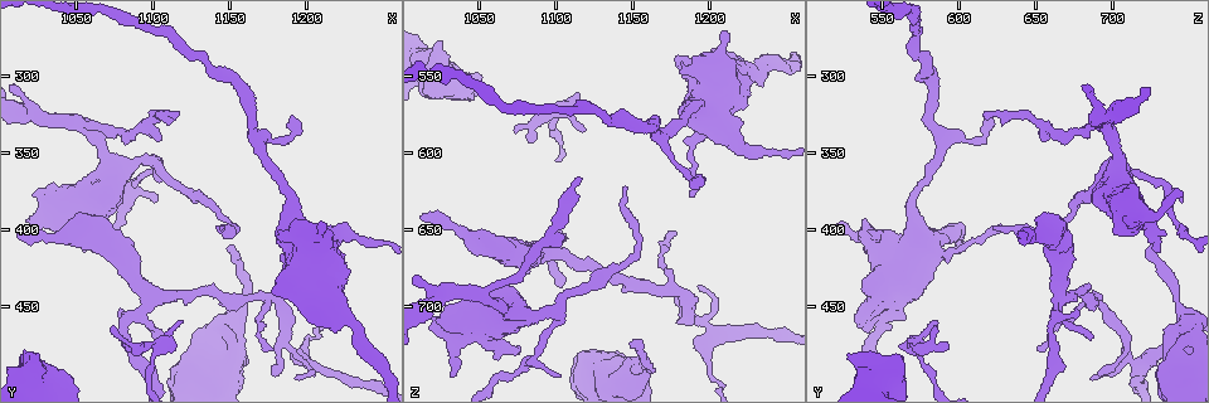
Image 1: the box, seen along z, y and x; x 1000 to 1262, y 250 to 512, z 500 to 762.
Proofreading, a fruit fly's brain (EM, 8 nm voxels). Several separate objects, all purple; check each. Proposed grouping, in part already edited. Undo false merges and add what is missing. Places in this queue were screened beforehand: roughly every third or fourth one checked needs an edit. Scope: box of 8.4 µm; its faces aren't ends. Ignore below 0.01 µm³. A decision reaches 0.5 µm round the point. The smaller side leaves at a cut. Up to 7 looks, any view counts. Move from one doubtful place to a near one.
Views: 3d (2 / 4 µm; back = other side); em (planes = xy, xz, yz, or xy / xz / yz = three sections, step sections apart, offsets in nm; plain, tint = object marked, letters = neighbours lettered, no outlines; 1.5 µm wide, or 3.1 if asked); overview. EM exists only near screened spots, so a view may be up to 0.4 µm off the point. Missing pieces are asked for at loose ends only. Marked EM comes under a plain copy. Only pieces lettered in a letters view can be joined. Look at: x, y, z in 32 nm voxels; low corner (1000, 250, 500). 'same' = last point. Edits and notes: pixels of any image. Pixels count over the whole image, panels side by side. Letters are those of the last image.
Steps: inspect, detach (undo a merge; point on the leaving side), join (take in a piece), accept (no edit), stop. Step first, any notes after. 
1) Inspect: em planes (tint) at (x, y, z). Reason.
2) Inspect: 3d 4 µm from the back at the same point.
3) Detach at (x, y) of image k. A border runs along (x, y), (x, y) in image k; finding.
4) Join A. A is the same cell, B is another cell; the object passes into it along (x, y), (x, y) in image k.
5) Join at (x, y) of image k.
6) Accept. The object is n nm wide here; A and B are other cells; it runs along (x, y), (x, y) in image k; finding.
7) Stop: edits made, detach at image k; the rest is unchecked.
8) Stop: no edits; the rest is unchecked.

Inspect: em planes (letters) at (1146, 412, 726). Free end.

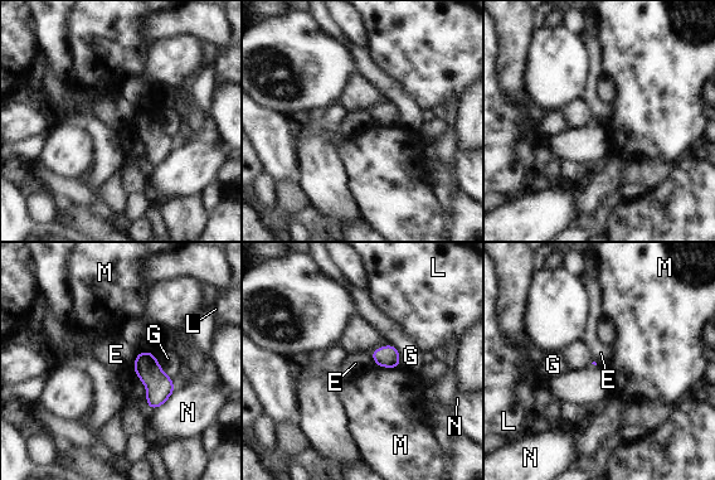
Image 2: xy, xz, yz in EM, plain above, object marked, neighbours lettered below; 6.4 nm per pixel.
Accept. E, G, L, M and N are other cells; a border runs along (369, 352), (375, 364) in image 2; no lettered piece goes on from it.

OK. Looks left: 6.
Inspect: 3d 2 µm from the back at (1106, 470, 688). Branch stops here.

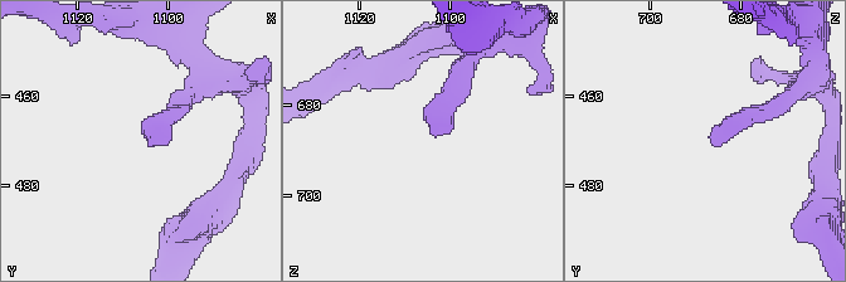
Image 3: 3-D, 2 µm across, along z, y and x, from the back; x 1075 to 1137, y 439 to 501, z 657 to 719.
Inspect: em xz step 4 (tint) at (1104, 470, 686).

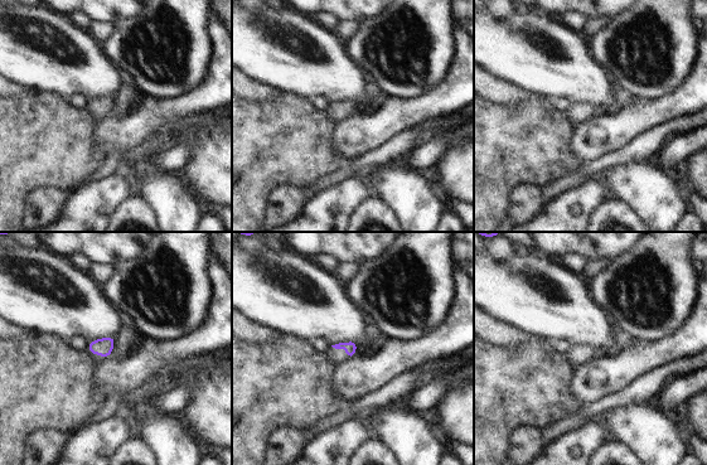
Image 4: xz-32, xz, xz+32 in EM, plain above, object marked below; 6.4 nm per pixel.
Inspect: em planes (letters) at the same point.

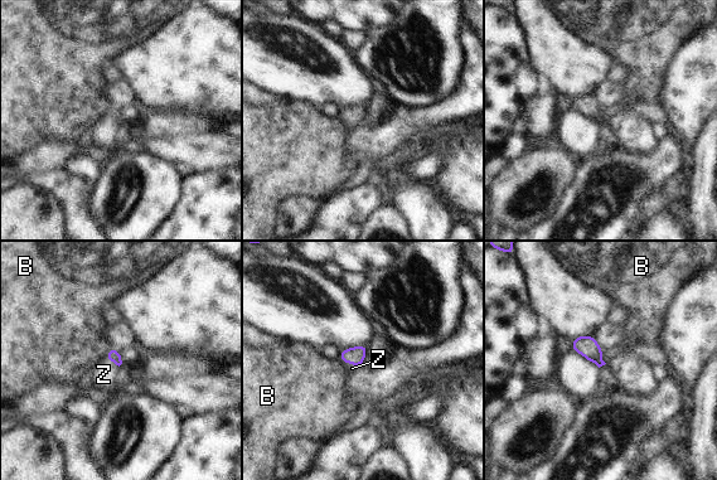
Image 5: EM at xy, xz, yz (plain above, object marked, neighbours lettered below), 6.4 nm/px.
Join Z. The longest contact is with Z, 120 nm; Z is the same cell, B is another cell; it goes on there.

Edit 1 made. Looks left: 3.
Inspect: overview. Redraw.

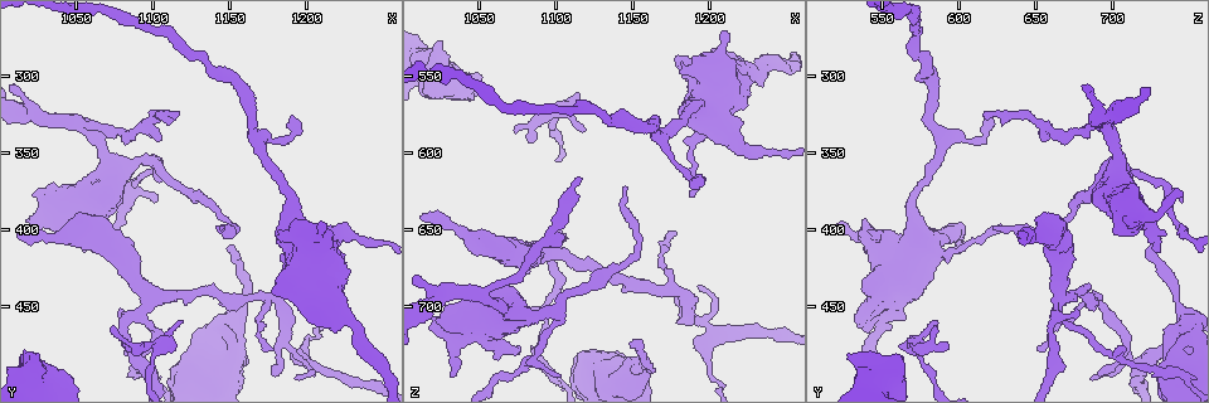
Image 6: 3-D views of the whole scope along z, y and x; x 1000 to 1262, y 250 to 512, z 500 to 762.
Inspect: em planes (tint) at (1102, 476, 572). Branch point.

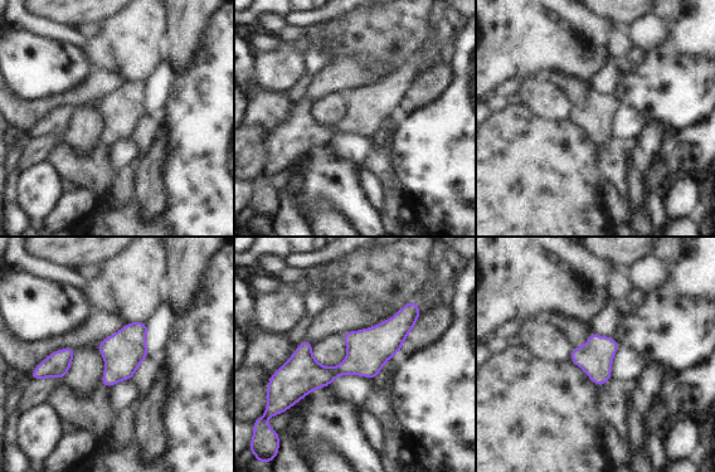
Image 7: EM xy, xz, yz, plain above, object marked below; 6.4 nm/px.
Inspect: em planes (letters) at the same point. See the neighbours.

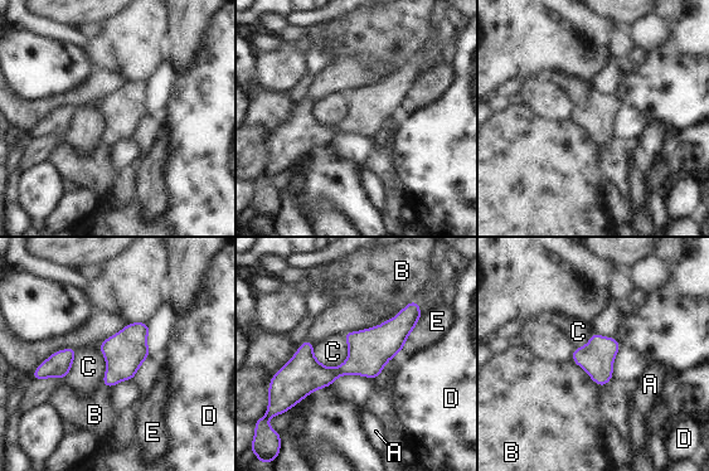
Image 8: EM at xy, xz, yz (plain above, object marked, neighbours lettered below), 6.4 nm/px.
Accept. The object is 220 nm wide here; A, B, C, D and E are other cells; a border runs along (312, 344), (329, 367), (349, 354) in image 8; all the same neuron.

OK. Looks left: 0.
Stop: edits made, join at image 5; the rest is unchecked.

